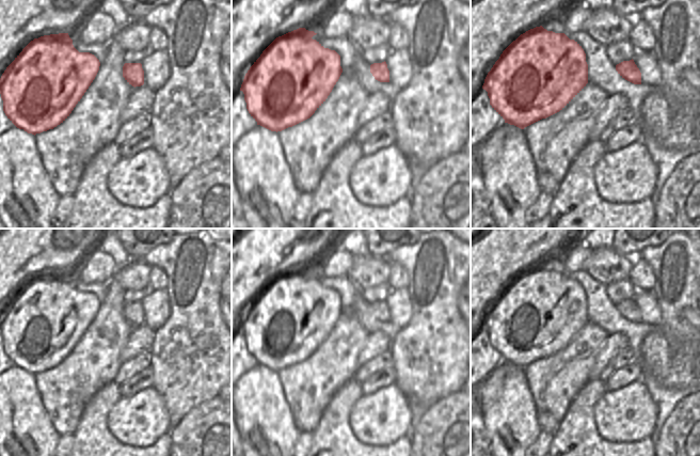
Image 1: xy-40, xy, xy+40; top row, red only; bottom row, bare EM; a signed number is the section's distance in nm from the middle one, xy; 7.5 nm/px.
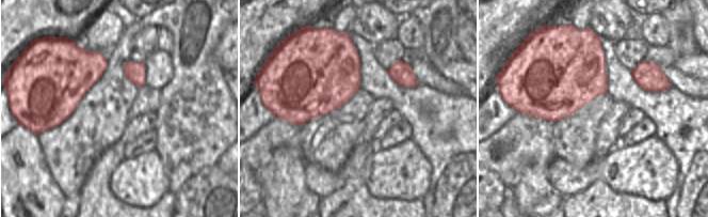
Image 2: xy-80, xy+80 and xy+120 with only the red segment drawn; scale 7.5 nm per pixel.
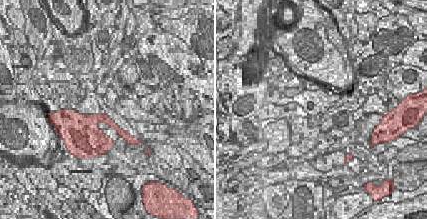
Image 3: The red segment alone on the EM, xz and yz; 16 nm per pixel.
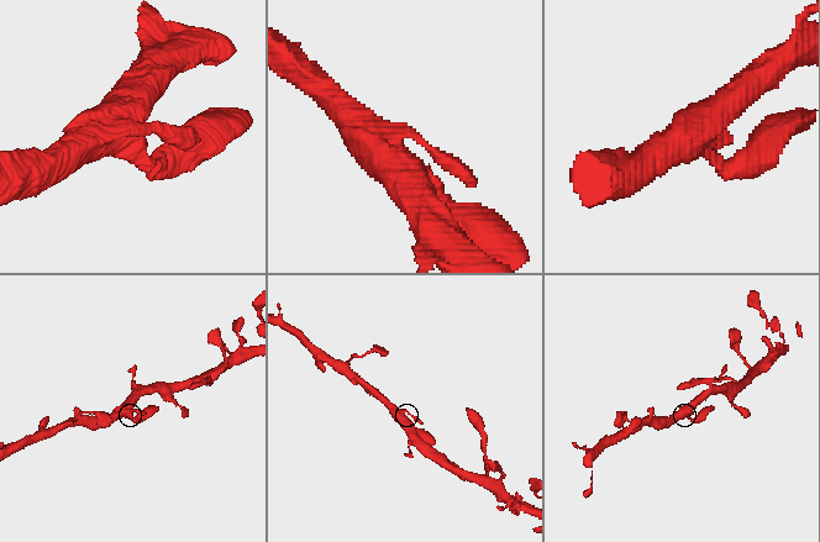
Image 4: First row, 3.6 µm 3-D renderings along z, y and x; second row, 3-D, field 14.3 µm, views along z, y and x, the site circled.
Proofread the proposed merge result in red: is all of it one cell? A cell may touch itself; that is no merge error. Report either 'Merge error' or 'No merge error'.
No merge error.

